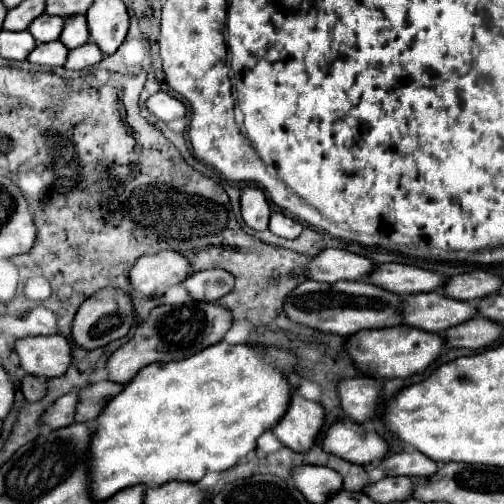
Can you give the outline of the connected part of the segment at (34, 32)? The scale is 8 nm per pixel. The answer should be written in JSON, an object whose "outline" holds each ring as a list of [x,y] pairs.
{"outline":[[[41,14],[37,16],[31,24],[29,24],[29,32],[31,36],[41,44],[41,42],[53,42],[59,38],[61,30],[63,30],[63,18],[57,16],[49,16],[49,14]]]}

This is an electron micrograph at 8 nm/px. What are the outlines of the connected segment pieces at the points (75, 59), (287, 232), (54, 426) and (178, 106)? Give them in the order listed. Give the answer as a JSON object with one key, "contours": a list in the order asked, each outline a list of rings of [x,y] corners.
{"contours":[[[[87,42],[87,44],[83,44],[83,46],[69,52],[65,68],[67,70],[83,70],[83,68],[89,68],[89,66],[101,62],[101,60],[103,60],[103,54],[97,48],[97,44]]],[[[273,212],[271,214],[271,222],[269,222],[269,230],[281,238],[297,238],[303,232],[303,224],[291,216],[285,216],[281,212]]],[[[77,390],[61,396],[53,406],[49,406],[49,408],[43,412],[43,416],[41,416],[41,426],[49,428],[49,430],[59,430],[59,428],[69,426],[69,424],[73,422],[73,416],[75,416],[77,396],[79,396]]],[[[157,92],[147,100],[147,110],[163,122],[171,122],[175,118],[183,118],[185,116],[185,106],[183,102],[179,102],[177,98],[169,96],[167,92]]]]}

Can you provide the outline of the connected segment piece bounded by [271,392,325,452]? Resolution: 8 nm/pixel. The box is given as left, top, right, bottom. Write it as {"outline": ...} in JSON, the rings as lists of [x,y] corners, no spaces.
{"outline":[[[293,392],[289,400],[289,408],[285,416],[273,426],[273,434],[291,450],[305,452],[309,444],[313,444],[325,420],[325,412],[321,404],[311,402],[297,392]]]}

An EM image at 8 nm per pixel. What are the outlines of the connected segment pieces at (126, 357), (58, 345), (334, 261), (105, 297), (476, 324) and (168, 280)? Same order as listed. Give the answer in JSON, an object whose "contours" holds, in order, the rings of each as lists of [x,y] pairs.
{"contours":[[[[193,302],[187,306],[161,304],[153,308],[149,318],[137,326],[133,338],[129,338],[107,358],[107,378],[117,384],[127,384],[141,368],[153,362],[173,362],[189,358],[193,352],[201,352],[203,348],[223,340],[225,332],[231,328],[231,320],[231,312],[215,302]]],[[[61,334],[25,336],[15,342],[13,350],[19,356],[19,366],[33,376],[63,376],[71,360],[71,346]]],[[[327,248],[311,258],[307,264],[307,278],[325,284],[335,284],[337,280],[361,280],[369,276],[371,268],[375,268],[375,264],[365,256]]],[[[103,288],[79,306],[73,320],[71,336],[75,344],[85,350],[101,348],[101,346],[107,346],[111,340],[127,336],[129,328],[133,326],[133,320],[135,320],[135,312],[133,312],[129,296],[125,296],[123,292],[117,292],[117,288]]],[[[475,316],[455,328],[443,332],[445,344],[451,348],[467,348],[467,350],[481,350],[491,346],[503,332],[503,326],[493,324],[491,320],[483,320]]],[[[165,250],[165,252],[153,254],[153,256],[141,256],[129,272],[129,282],[139,296],[155,298],[155,296],[163,296],[167,288],[183,282],[187,276],[189,276],[189,262],[179,252]]]]}

